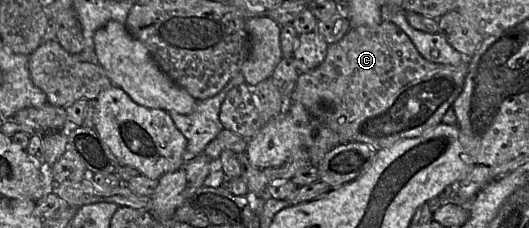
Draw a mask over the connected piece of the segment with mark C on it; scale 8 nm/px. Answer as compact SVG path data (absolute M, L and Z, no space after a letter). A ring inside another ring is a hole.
M383 21L377 27L351 28L340 41L329 45L322 64L299 75L290 102L302 104L318 122L318 130L312 137L312 144L298 151L287 163L262 169L267 183L283 184L301 169L317 167L325 155L339 144L361 142L378 151L437 126L461 94L467 70L468 62L459 65L428 62L418 53L407 35L393 23Z

